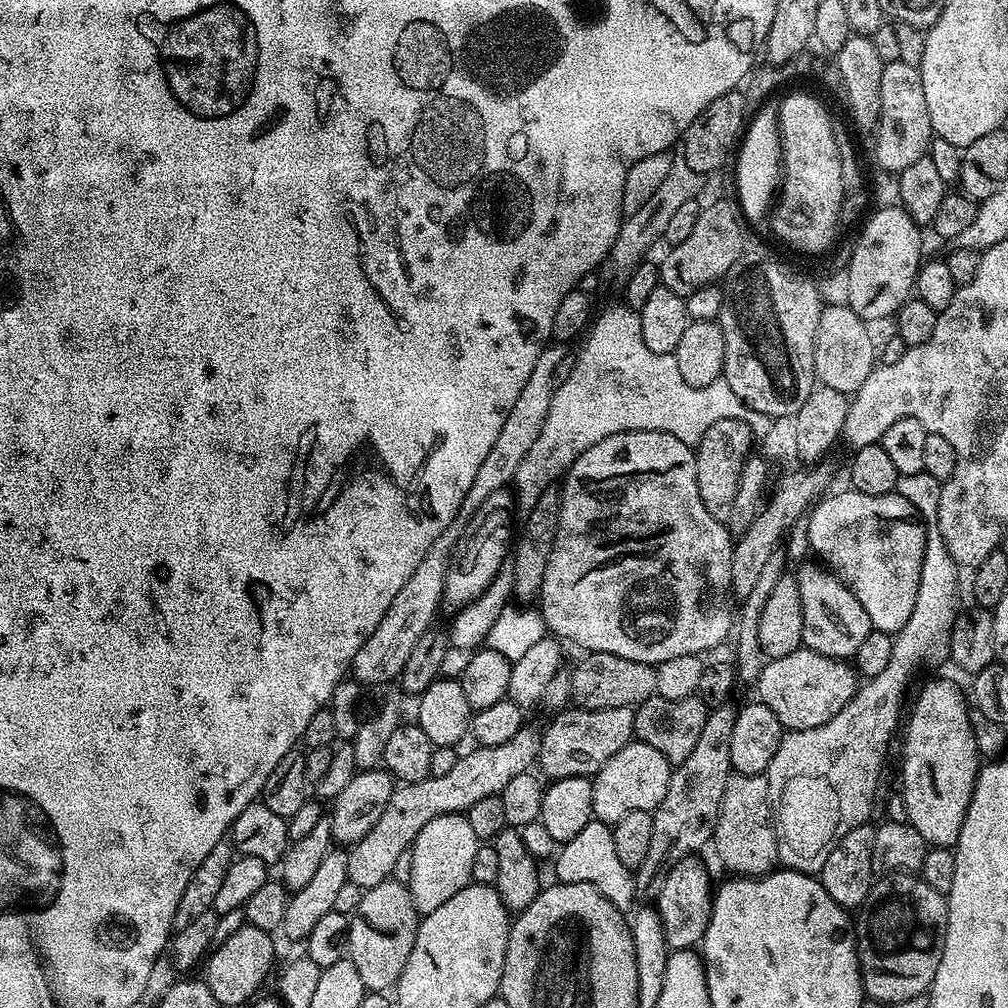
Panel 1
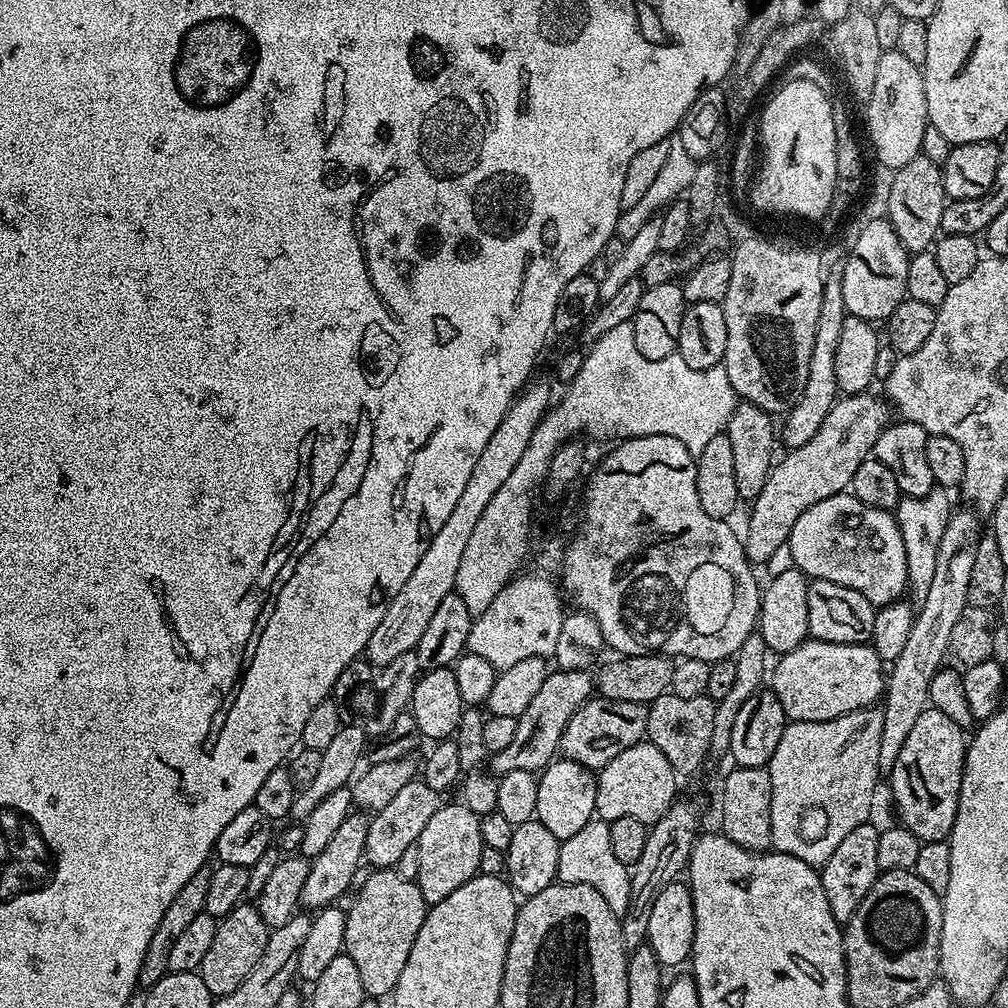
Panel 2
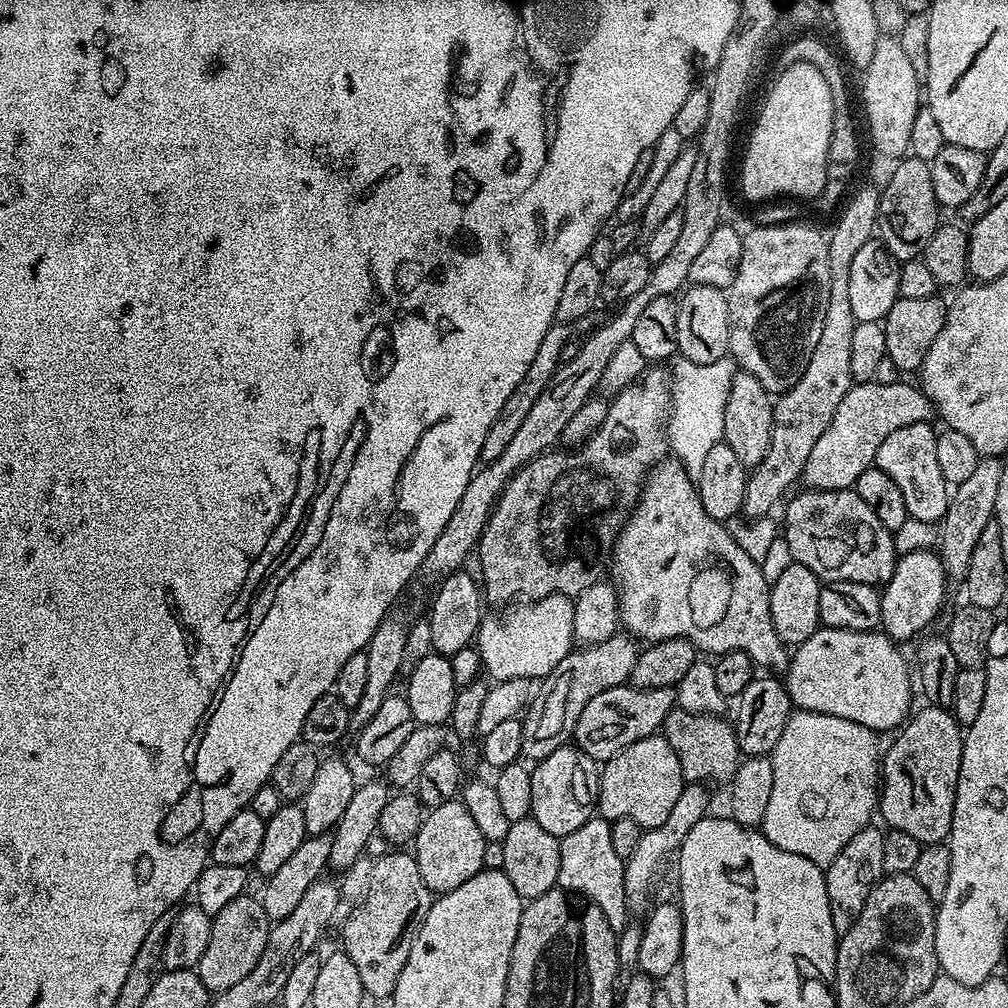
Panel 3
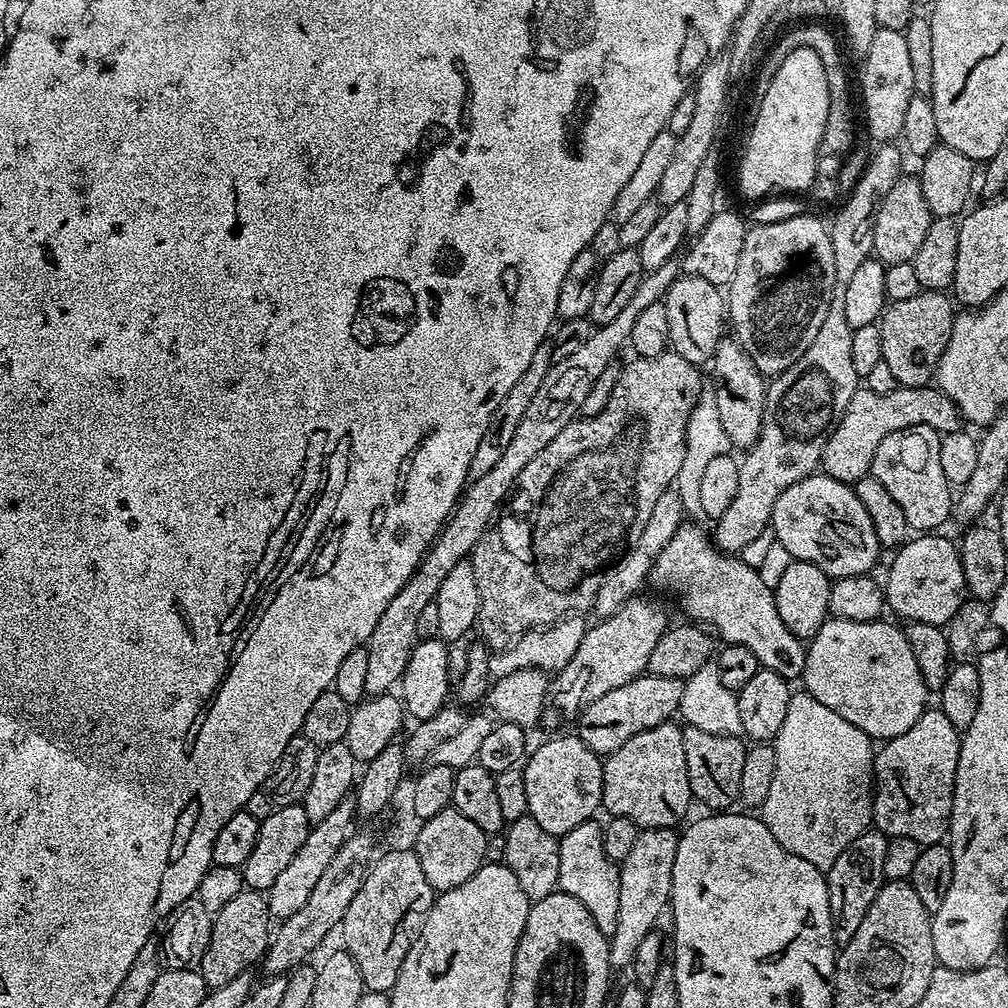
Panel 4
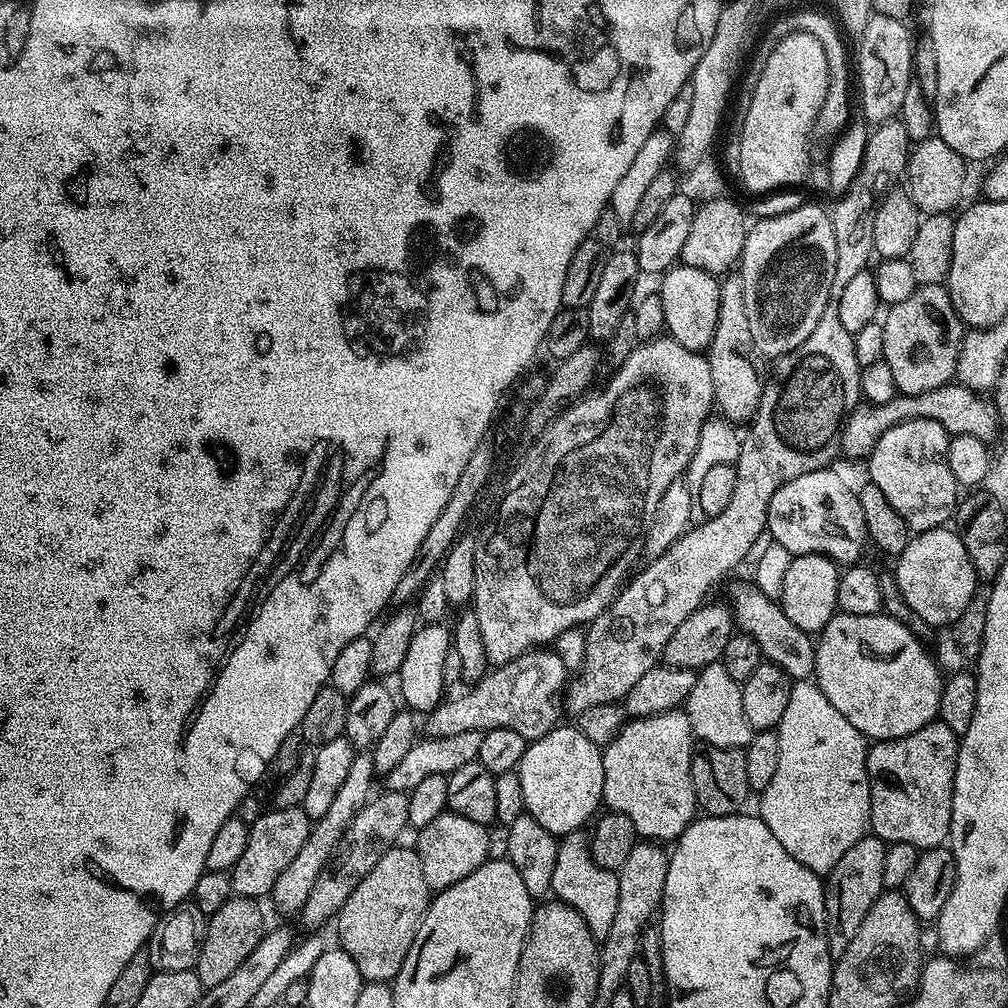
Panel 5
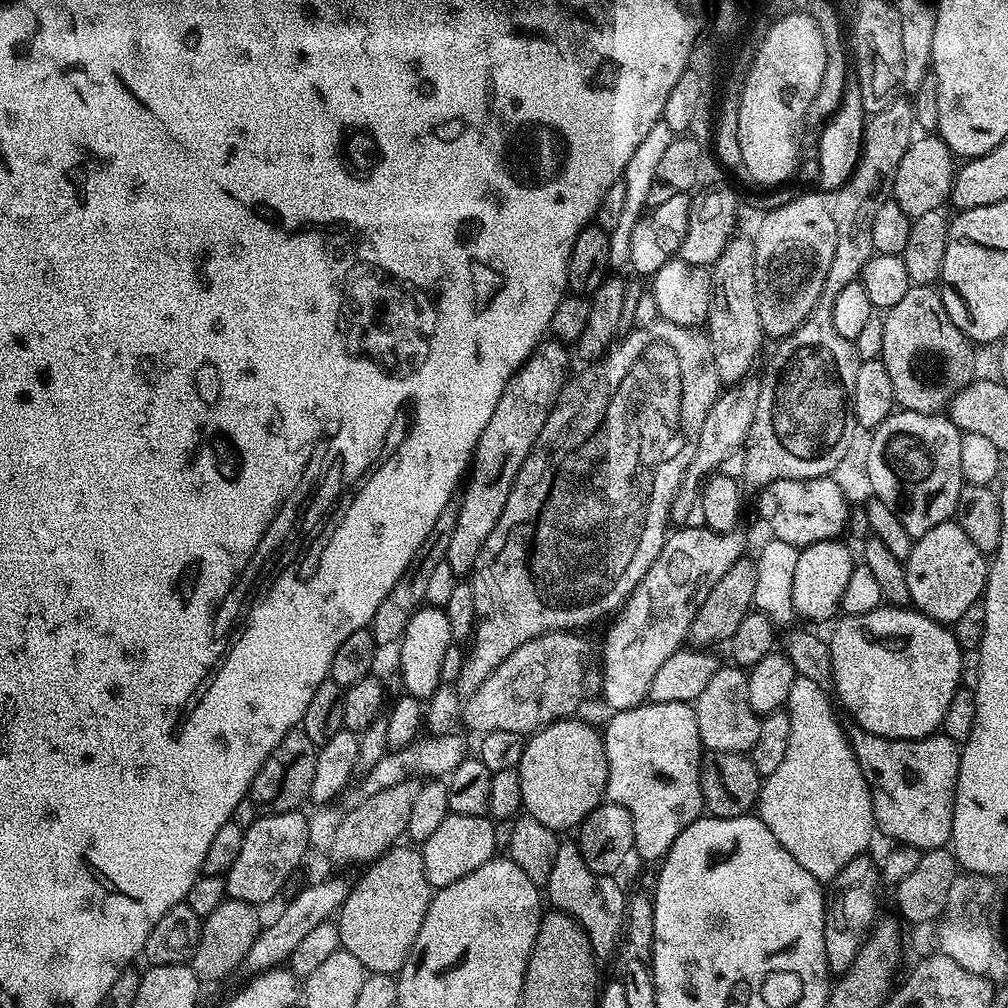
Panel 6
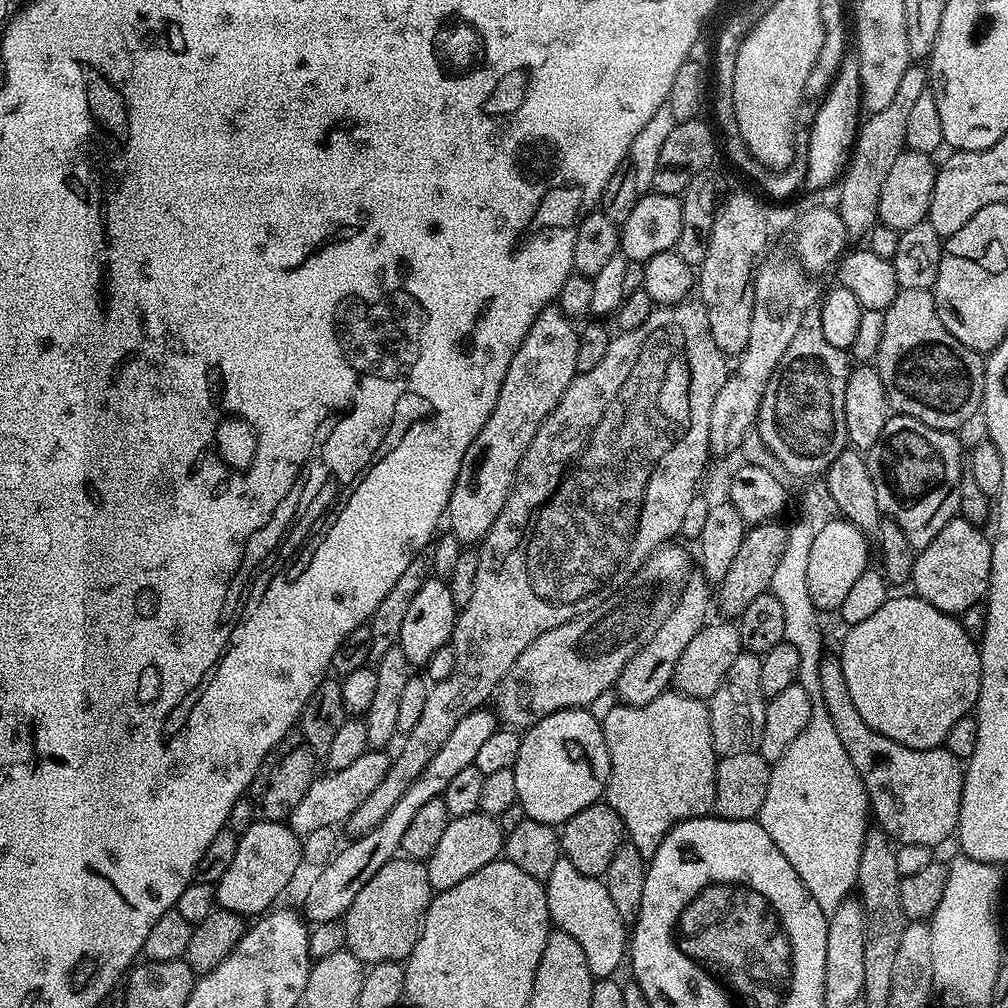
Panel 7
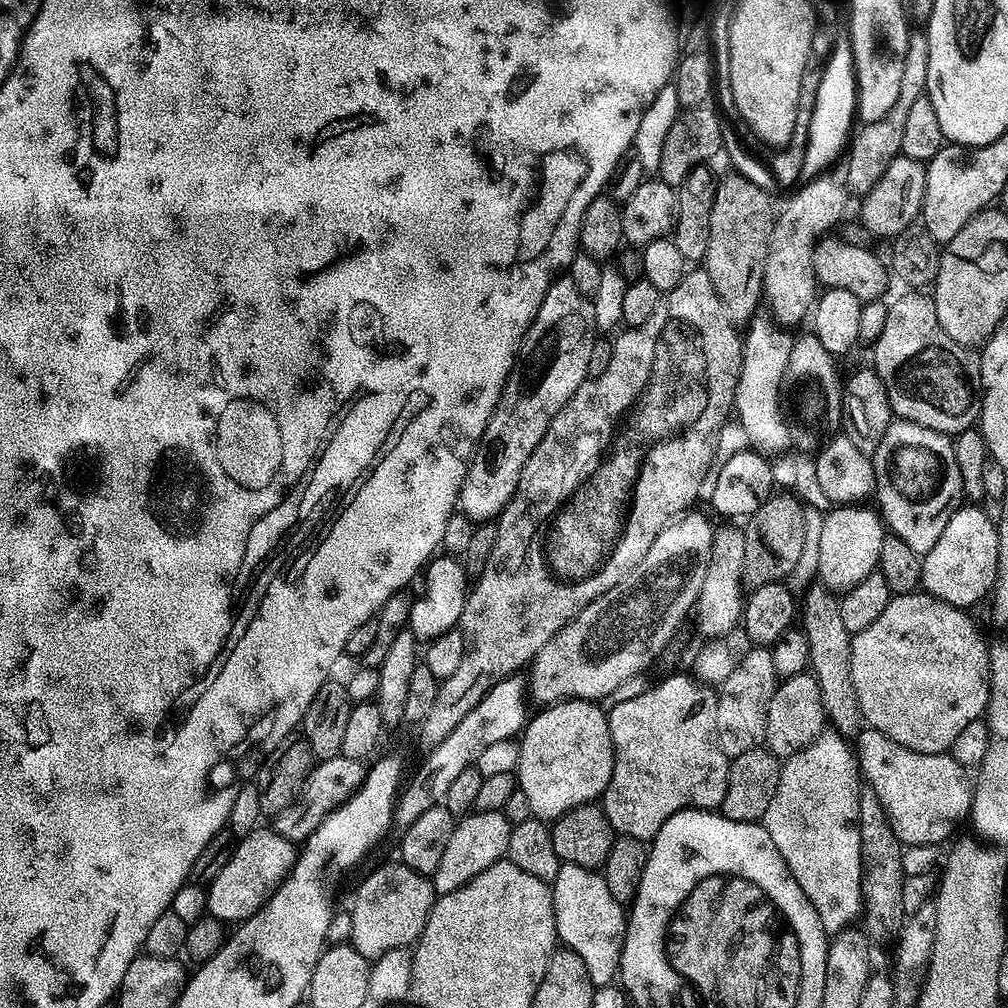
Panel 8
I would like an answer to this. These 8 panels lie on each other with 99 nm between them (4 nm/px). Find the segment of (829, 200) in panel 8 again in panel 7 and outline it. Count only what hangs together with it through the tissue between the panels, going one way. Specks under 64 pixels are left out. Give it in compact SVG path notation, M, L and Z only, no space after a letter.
M795 263L767 264L756 273L754 314L750 318L750 342L746 342L743 352L735 361L728 381L718 390L714 406L710 406L708 451L713 457L735 453L753 431L760 415L764 391L770 387L775 377L778 362L782 362L786 346L790 346L794 334L798 334L802 318L813 311L818 300L815 286L806 280L808 278L801 267Z

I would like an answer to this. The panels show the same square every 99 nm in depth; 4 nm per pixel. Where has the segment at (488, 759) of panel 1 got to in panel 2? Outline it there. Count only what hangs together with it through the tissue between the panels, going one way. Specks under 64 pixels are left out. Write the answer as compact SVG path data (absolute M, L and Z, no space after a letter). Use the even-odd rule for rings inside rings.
M566 669L549 671L546 682L542 682L542 690L534 694L530 706L522 710L522 714L516 717L518 730L514 739L506 746L506 750L495 753L490 760L490 768L493 773L503 774L510 770L530 770L539 773L557 759L560 752L562 734L574 718L574 714L588 700L594 696L593 677L584 670ZM417 778L406 782L406 786L402 786L402 790L398 790L398 794L394 794L394 798L390 798L387 806L382 806L382 810L378 810L369 819L368 829L366 830L366 846L364 847L364 858L373 869L381 868L395 869L396 864L404 855L413 851L414 845L418 837L422 834L422 830L426 827L426 822L430 822L430 818L434 818L434 814L438 814L442 803L441 793L430 790L430 786L426 786L423 779Z

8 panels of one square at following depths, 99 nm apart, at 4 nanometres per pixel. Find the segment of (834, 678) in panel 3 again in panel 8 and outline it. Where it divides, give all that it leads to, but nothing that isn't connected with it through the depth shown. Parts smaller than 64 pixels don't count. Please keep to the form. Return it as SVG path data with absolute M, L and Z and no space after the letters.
M923 590L907 592L901 596L893 595L889 600L886 610L878 614L875 622L870 622L866 630L855 633L852 638L852 649L850 650L850 678L854 678L854 694L858 694L858 706L863 723L867 727L878 730L886 734L898 746L906 746L915 752L922 754L938 754L939 752L947 753L952 747L954 738L965 728L969 722L981 719L988 711L988 691L990 690L990 658L988 657L989 641L984 640L985 633L972 621L969 613L962 608L956 608L953 604L942 602L938 598L929 596Z

